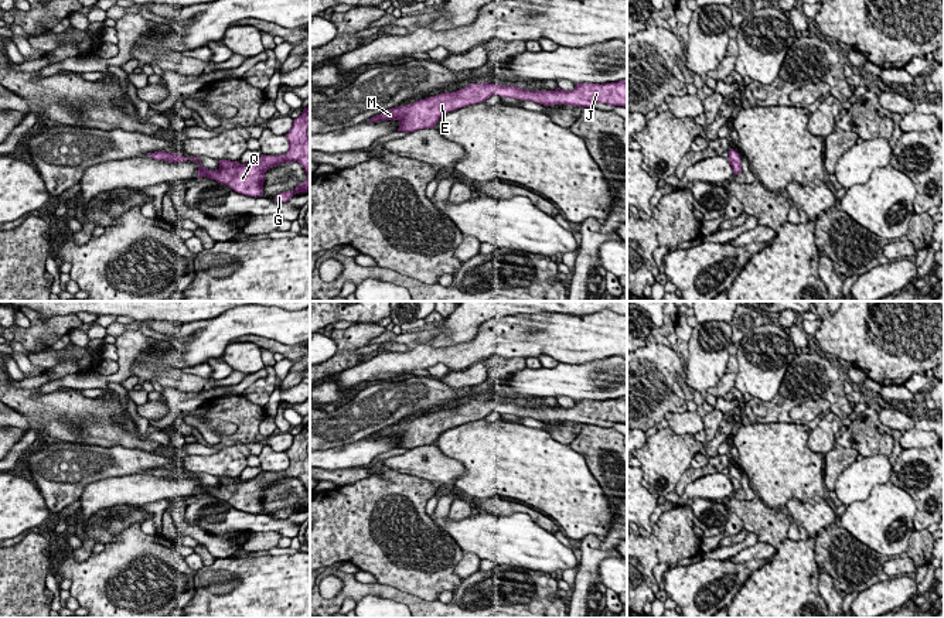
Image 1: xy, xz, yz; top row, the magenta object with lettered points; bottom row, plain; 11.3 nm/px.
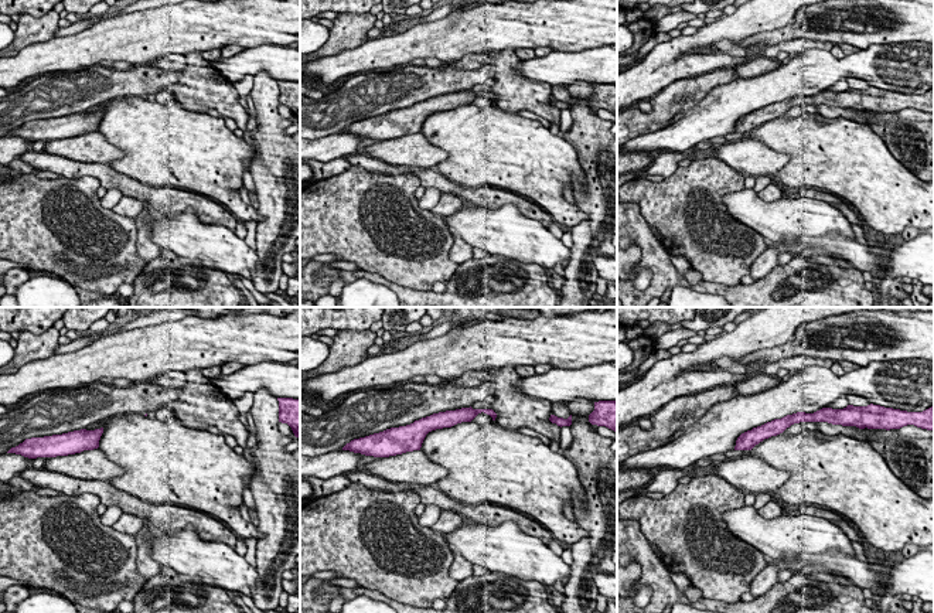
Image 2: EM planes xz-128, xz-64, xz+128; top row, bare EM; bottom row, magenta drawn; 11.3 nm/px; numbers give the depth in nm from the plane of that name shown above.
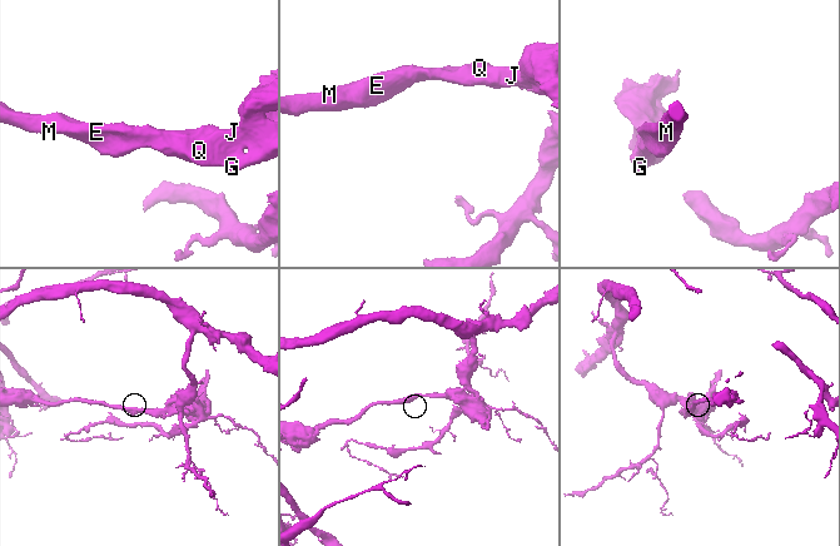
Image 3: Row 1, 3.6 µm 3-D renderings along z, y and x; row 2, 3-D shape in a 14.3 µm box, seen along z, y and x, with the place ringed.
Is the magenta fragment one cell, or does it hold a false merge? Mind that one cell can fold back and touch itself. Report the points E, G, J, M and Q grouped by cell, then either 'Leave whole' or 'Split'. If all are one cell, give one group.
Groups: E M / G J Q. Split

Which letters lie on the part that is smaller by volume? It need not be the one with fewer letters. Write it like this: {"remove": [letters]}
{"remove": ["E", "M"]}

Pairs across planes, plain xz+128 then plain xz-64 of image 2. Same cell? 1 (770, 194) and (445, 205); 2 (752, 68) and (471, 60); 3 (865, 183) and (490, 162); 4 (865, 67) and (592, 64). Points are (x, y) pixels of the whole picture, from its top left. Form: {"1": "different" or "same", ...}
{"1": "same", "2": "same", "3": "same", "4": "same"}

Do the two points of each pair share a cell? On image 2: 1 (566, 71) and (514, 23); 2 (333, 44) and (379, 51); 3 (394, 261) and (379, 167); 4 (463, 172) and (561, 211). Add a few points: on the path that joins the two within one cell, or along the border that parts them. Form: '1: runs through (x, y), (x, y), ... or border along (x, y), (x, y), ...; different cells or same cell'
1: border along (586, 47), (578, 51), (554, 51); different cells
2: border along (368, 38), (355, 47), (344, 48), (323, 58); different cells
3: border along (351, 164), (384, 174), (413, 174); different cells
4: runs through (487, 172), (521, 172), (537, 187); same cell

